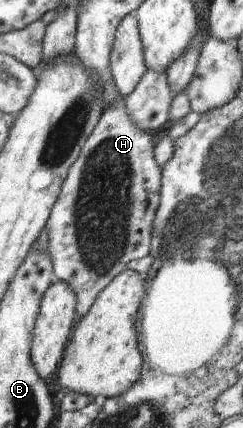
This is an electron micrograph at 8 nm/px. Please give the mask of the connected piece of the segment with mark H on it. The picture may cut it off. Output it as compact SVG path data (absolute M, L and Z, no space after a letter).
M120 95L120 99L112 106L103 111L100 120L97 122L95 129L91 132L91 135L86 139L86 142L81 148L79 157L75 160L75 163L68 169L66 178L64 179L61 193L52 207L49 219L46 226L50 233L50 247L49 254L52 261L52 270L55 277L59 282L67 283L67 285L75 292L76 297L76 322L79 321L88 311L89 308L95 303L97 296L108 283L113 281L117 274L128 269L127 264L133 260L144 258L150 255L151 246L150 239L152 238L152 229L154 228L154 221L156 218L156 211L160 206L160 189L162 169L157 165L154 158L154 144L156 135L140 130L127 115L125 97Z

